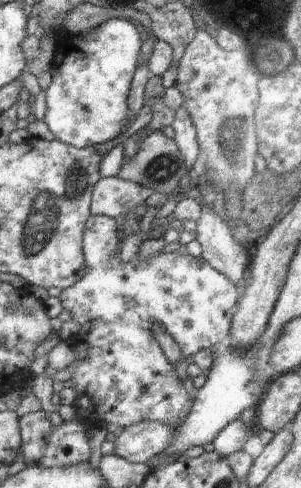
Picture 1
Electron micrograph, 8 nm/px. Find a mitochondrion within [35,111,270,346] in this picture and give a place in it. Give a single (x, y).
(228, 145)

